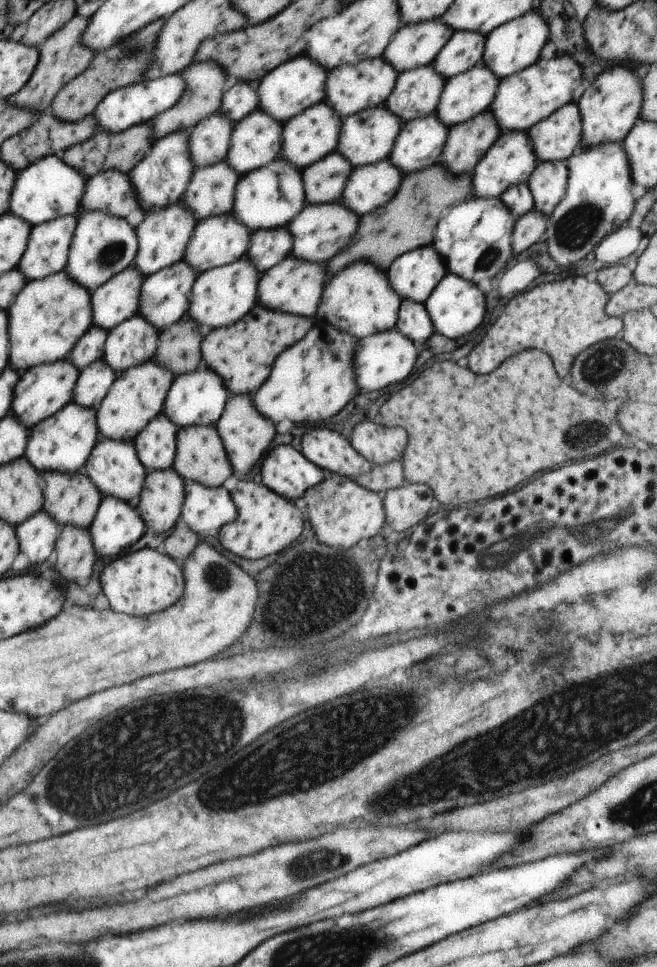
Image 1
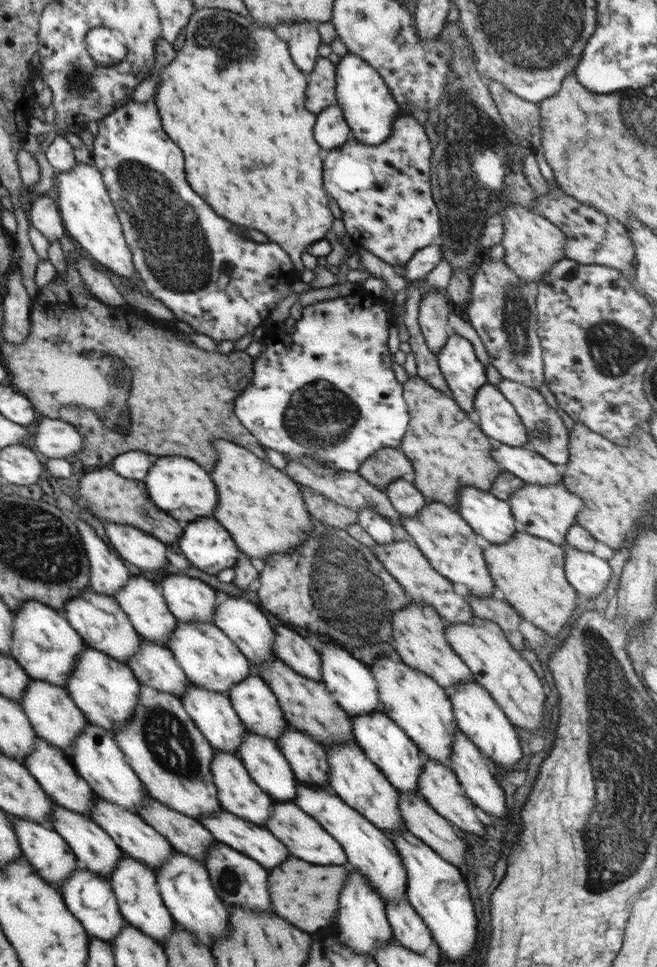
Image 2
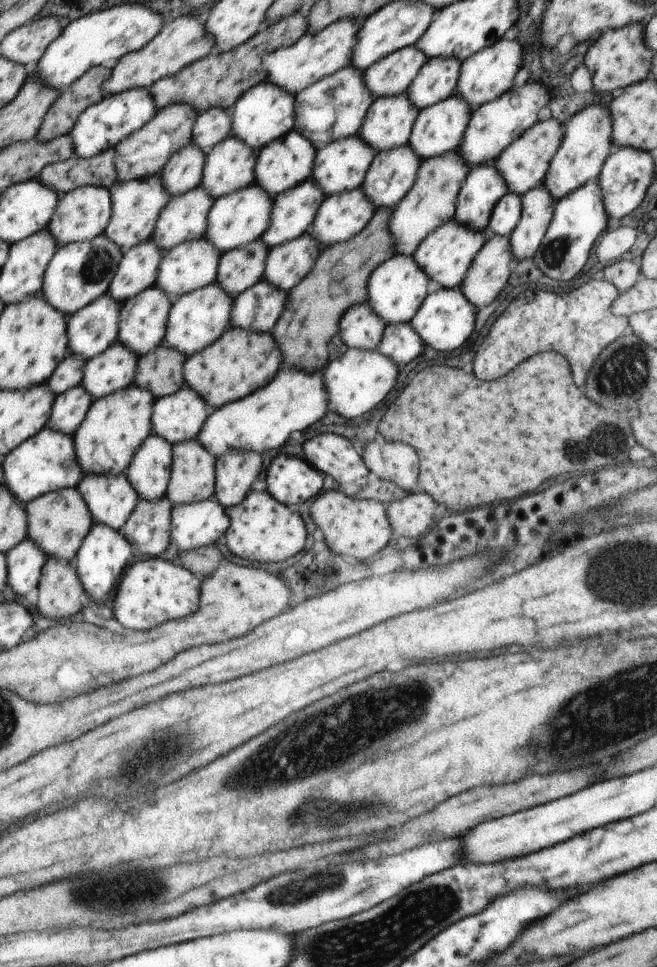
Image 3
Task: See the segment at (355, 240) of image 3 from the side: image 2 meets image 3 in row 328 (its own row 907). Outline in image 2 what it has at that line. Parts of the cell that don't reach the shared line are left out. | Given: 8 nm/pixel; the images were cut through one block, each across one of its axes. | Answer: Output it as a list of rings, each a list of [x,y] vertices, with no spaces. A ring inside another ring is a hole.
[[[290,854],[286,862],[268,871],[269,895],[273,910],[279,917],[308,934],[320,933],[333,922],[339,910],[339,892],[347,879],[346,867],[314,865]]]

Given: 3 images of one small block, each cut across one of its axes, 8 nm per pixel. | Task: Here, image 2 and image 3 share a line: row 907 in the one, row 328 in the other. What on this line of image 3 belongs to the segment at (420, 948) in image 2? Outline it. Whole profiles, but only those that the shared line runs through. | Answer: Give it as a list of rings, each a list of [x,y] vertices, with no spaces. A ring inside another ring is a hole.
[[[409,323],[388,325],[377,347],[382,355],[393,361],[398,370],[400,366],[406,366],[408,362],[412,362],[424,348],[426,346],[418,334],[413,332]]]

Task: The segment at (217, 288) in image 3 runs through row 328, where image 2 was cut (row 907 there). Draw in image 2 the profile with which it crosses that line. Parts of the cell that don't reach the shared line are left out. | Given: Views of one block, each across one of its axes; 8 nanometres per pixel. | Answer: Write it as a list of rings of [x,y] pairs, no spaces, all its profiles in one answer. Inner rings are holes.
[[[174,848],[171,857],[159,866],[156,874],[159,893],[178,926],[192,932],[204,944],[211,944],[230,934],[229,906],[219,897],[206,865]]]

